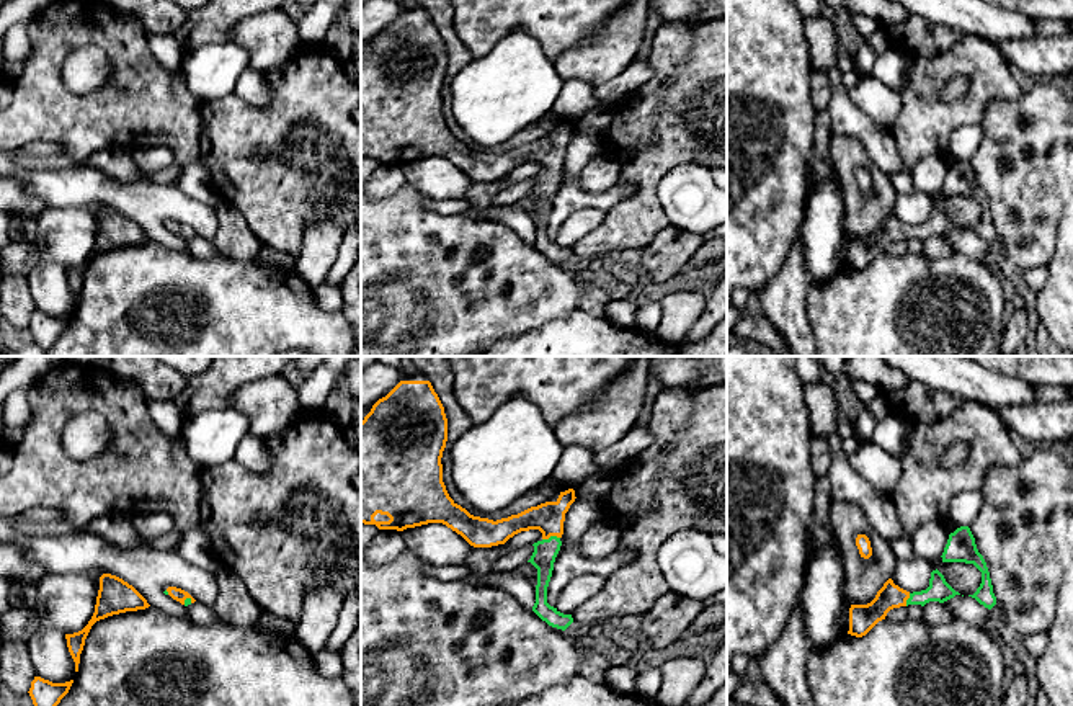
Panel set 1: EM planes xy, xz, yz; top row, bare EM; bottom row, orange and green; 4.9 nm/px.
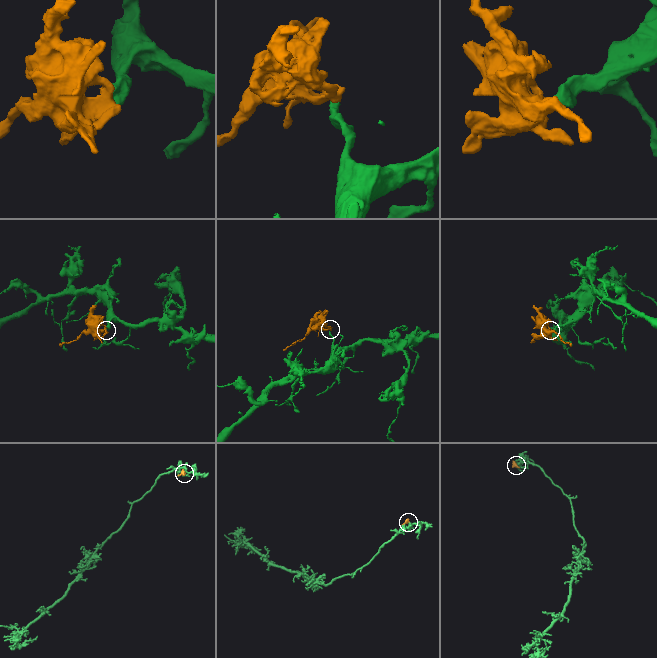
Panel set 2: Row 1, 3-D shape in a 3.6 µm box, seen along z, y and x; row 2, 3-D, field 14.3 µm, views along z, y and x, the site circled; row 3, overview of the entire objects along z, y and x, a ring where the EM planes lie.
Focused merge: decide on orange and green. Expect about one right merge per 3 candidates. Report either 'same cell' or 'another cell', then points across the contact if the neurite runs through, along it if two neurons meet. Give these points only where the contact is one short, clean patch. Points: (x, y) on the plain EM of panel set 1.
same cell; runs through xz (549, 151), (551, 169), (551, 178), (544, 188)

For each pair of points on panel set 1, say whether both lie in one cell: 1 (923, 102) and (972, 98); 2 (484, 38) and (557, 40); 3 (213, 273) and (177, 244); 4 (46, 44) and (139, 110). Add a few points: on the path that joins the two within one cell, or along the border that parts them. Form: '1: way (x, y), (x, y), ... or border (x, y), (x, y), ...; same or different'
1: way (934, 110), (961, 110); same
2: way (502, 20), (539, 22); same
3: border (151, 239), (185, 254); different
4: way (46, 77), (46, 82), (74, 110), (106, 110); same

